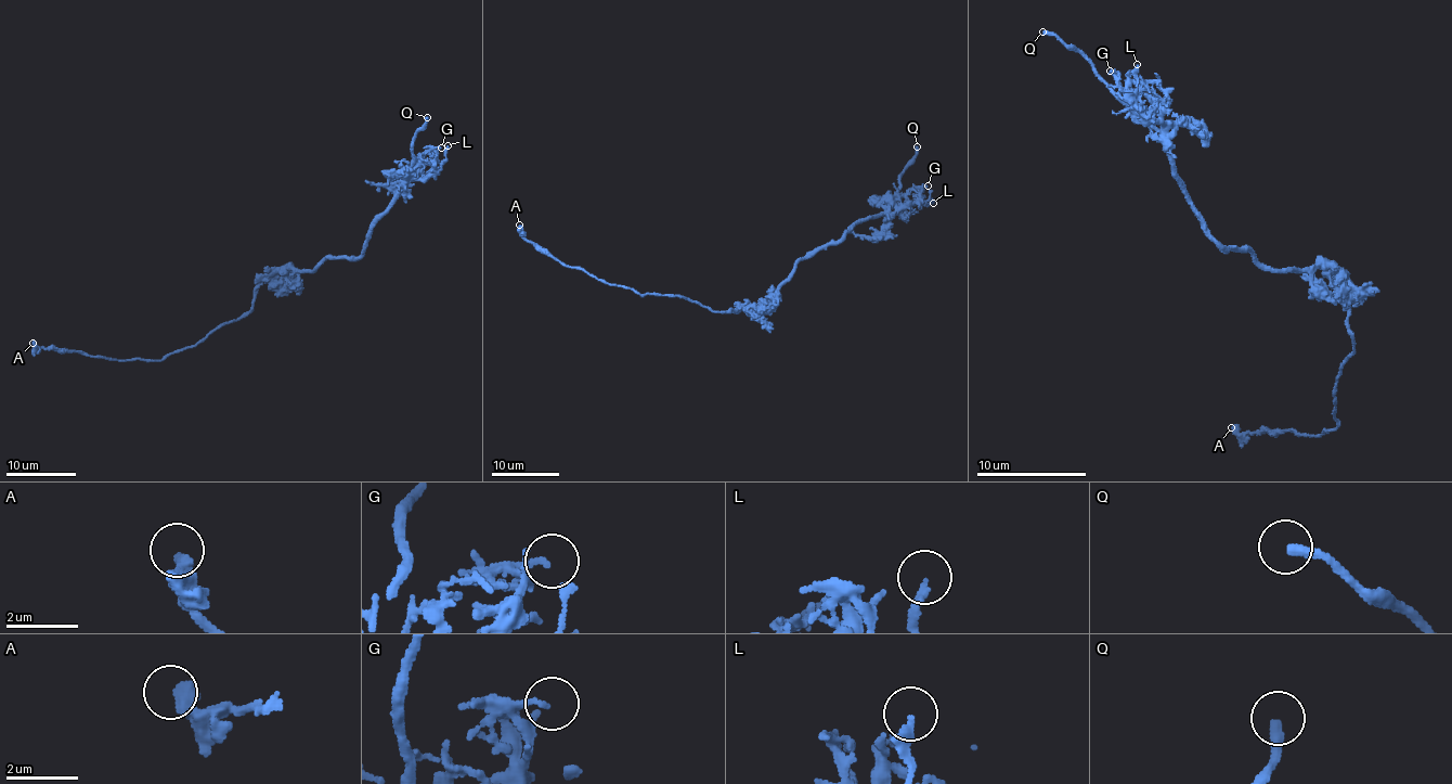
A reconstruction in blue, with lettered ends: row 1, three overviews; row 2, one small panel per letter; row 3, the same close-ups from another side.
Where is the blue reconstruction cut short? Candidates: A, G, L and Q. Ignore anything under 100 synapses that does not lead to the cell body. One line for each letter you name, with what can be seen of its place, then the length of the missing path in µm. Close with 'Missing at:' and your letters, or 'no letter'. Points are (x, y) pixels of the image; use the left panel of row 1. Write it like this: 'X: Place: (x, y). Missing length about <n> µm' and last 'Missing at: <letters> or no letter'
Q: Place: (427, 117). Missing length about 70 µm
Missing at: Q

